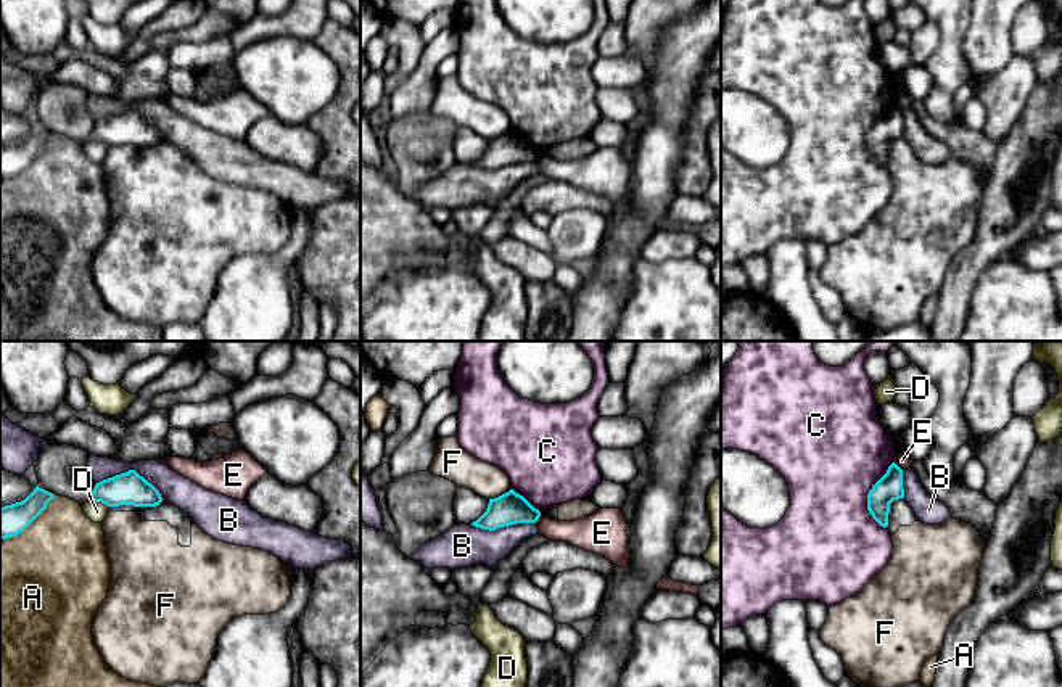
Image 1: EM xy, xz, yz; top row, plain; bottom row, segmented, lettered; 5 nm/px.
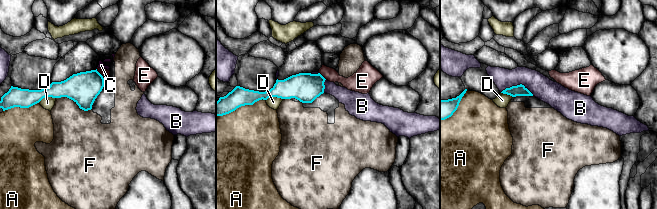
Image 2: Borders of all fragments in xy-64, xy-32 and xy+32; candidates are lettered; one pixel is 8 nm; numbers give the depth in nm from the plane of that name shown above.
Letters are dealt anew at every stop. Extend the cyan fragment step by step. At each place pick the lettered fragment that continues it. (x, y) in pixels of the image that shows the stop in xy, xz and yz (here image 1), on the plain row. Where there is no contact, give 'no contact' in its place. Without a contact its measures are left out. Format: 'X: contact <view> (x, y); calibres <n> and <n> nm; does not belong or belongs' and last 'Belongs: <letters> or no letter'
A: contact xy (28, 164); calibres 160 and 480 nm; does not belong
B: contact xy (132, 110); calibres 170 and 150 nm; does not belong
C: contact yz (868, 134); calibres 140 and 480 nm; does not belong
D: contact xy (100, 140); calibres 170 and 100 nm; does not belong
E: contact xz (538, 158); calibres 160 and 150 nm; does not belong
F: contact xz (499, 135); calibres 160 and 170 nm; does not belong
Belongs: no letter

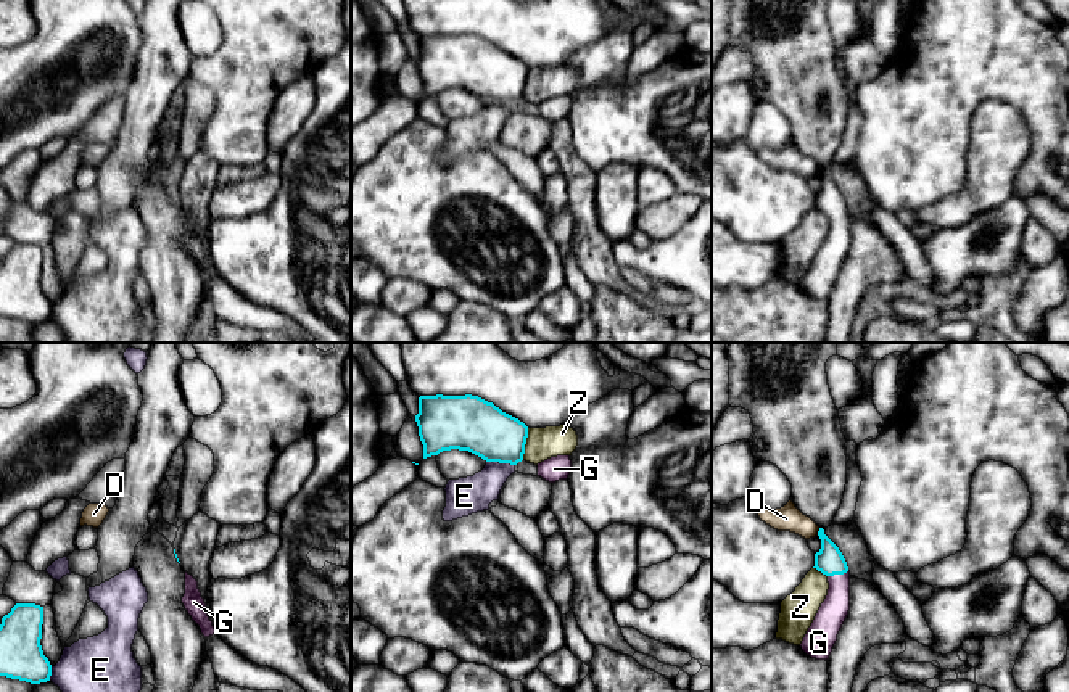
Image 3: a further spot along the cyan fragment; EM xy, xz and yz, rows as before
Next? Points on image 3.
D: contact yz (818, 171); calibres 140 and 130 nm; does not belong
E: contact xz (501, 102); calibres 280 and 190 nm; does not belong
G: contact yz (837, 213); calibres 140 and 140 nm; belongs
Z: contact xz (525, 82); calibres 260 and 160 nm; does not belong
Belongs: G

